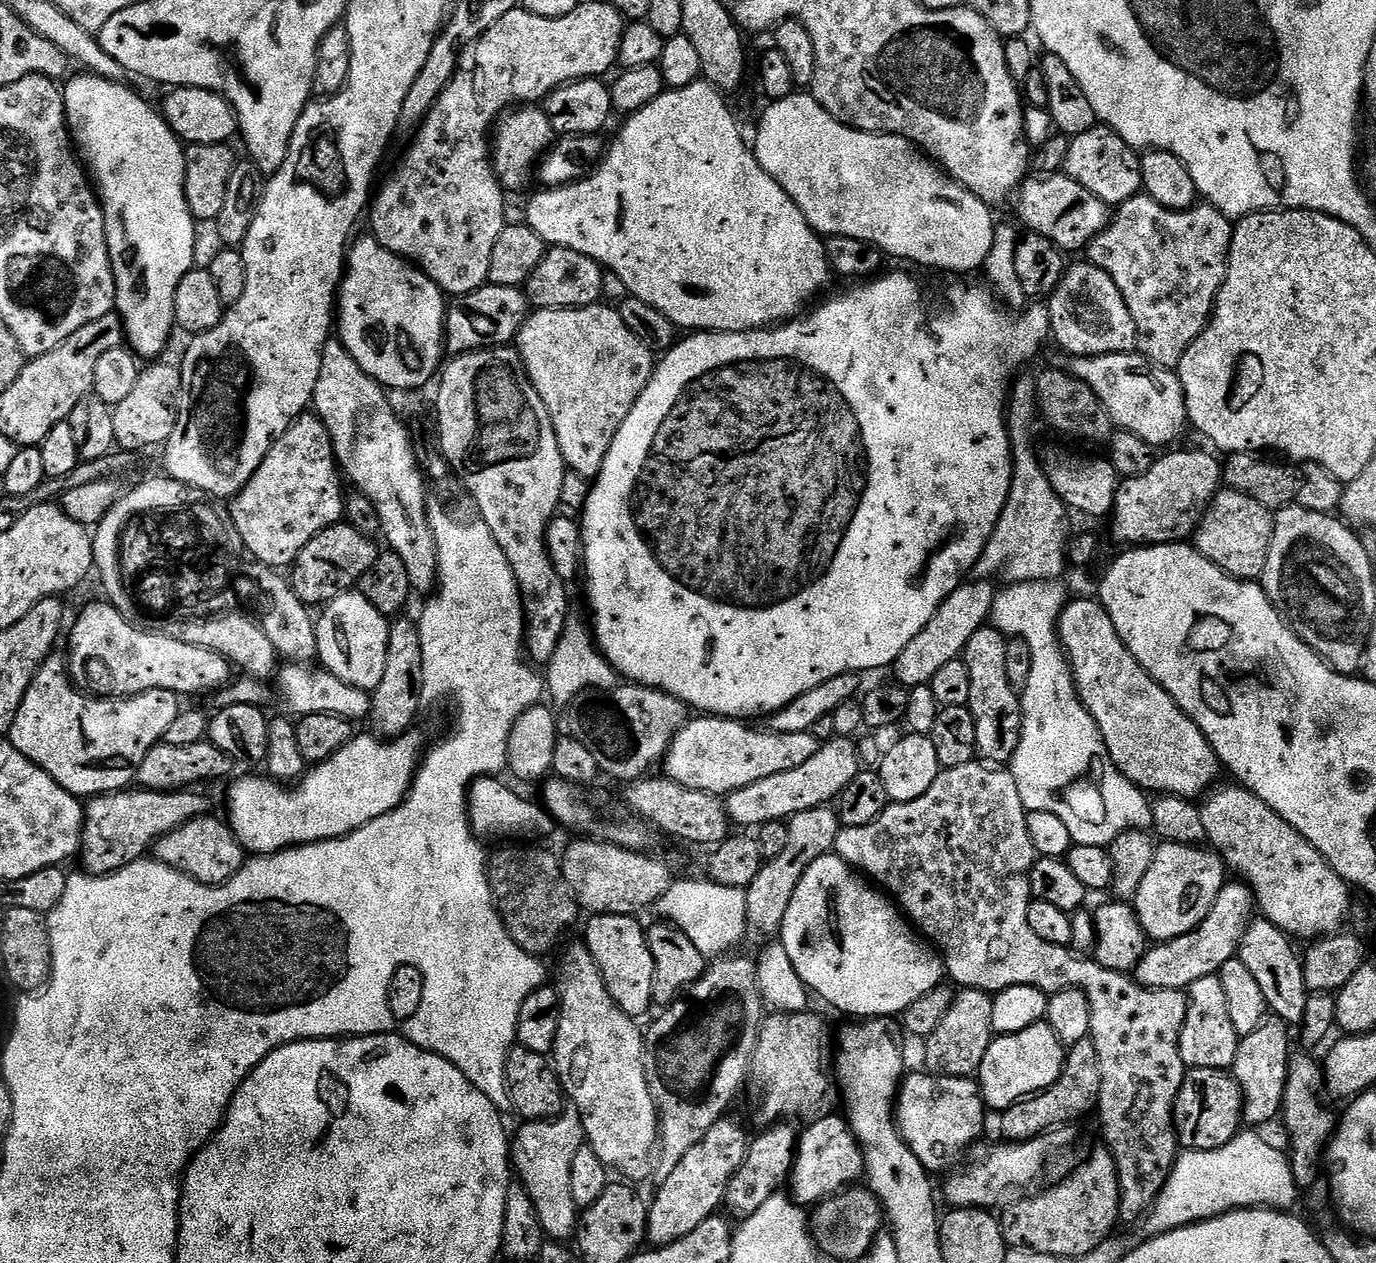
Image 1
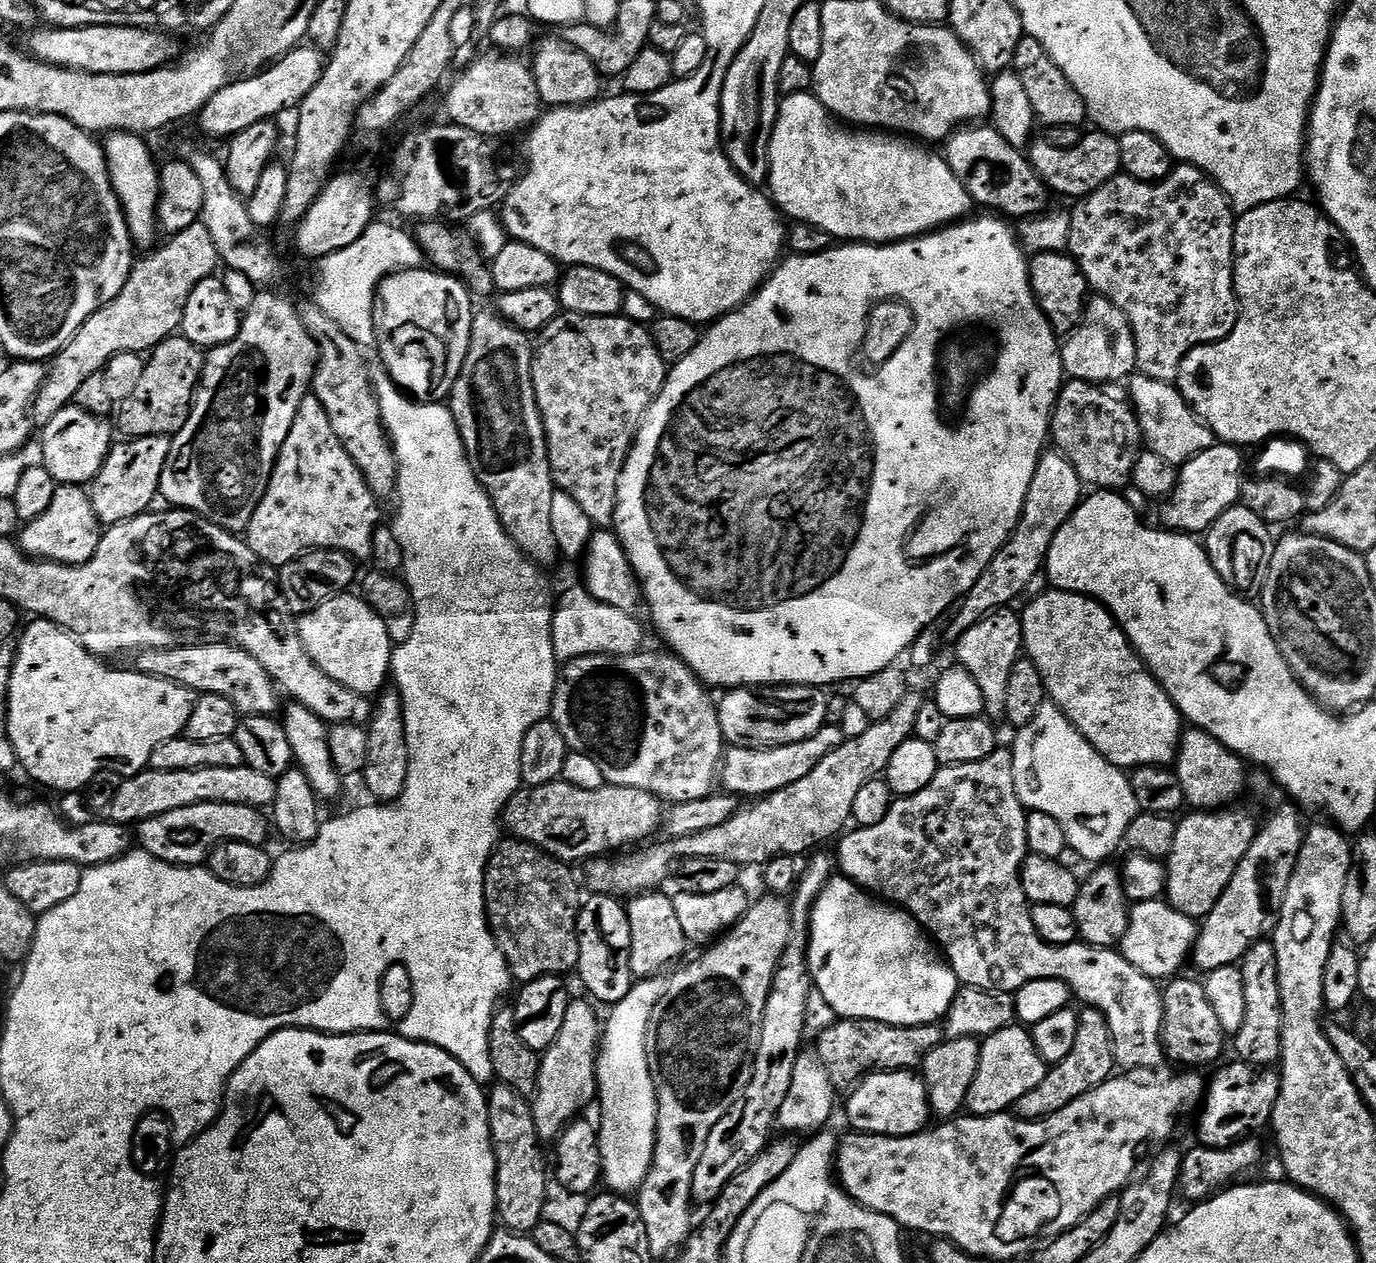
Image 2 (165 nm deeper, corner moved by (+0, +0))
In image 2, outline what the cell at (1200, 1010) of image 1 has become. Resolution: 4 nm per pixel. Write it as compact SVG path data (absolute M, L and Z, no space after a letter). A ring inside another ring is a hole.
M1172 978L1163 985L1164 993L1164 1055L1173 1065L1187 1066L1196 1070L1199 1064L1215 1065L1220 1055L1226 1052L1226 1037L1222 1025L1210 1007L1203 983L1197 980Z

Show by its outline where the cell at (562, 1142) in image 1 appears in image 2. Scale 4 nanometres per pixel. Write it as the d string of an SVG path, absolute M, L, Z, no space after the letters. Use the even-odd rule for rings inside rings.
M569 999L566 1019L562 1021L562 1030L558 1030L558 1038L554 1038L554 1042L540 1057L540 1073L536 1079L536 1090L531 1097L530 1103L532 1105L532 1113L534 1114L534 1126L538 1126L538 1134L541 1141L544 1142L559 1140L565 1128L583 1113L580 1111L591 1100L593 1103L598 1096L596 1061L600 1055L600 1045L602 1043L602 1016L599 1016L591 1008L593 1005L587 999L584 1000Z

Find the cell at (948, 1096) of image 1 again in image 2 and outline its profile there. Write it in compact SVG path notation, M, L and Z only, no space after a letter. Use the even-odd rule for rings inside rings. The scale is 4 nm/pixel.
M915 1071L870 1072L848 1094L848 1120L857 1132L868 1132L871 1136L913 1136L929 1127L928 1088Z

